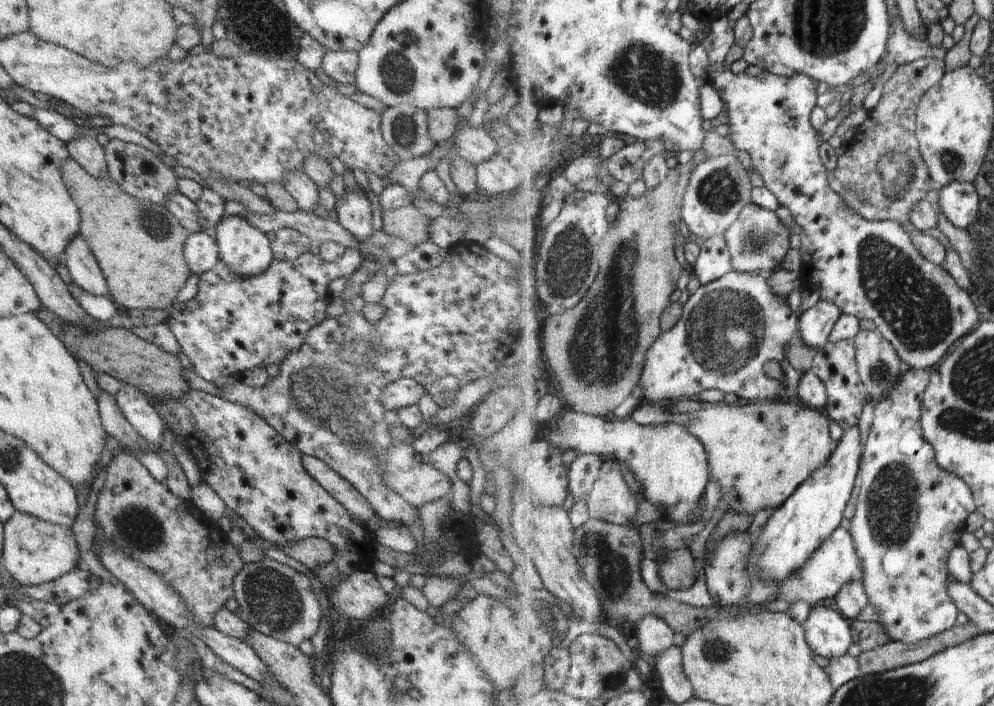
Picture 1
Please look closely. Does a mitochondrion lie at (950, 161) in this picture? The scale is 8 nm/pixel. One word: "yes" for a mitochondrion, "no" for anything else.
yes

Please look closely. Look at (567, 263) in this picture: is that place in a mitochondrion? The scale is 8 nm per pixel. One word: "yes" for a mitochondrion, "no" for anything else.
yes

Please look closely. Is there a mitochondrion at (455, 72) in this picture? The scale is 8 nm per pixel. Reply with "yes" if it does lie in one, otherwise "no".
no

